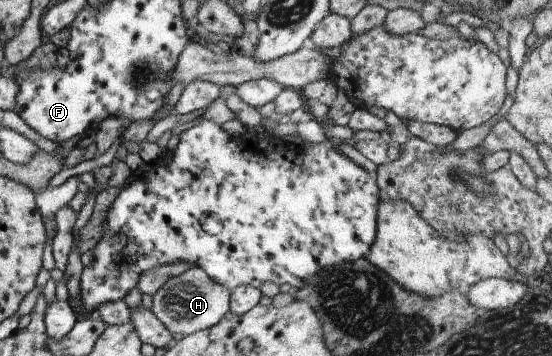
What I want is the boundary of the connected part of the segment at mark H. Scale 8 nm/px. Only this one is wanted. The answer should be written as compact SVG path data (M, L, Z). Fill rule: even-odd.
M190 266L185 272L169 278L151 297L150 311L170 333L188 335L217 324L228 311L230 292L213 282L201 268Z

